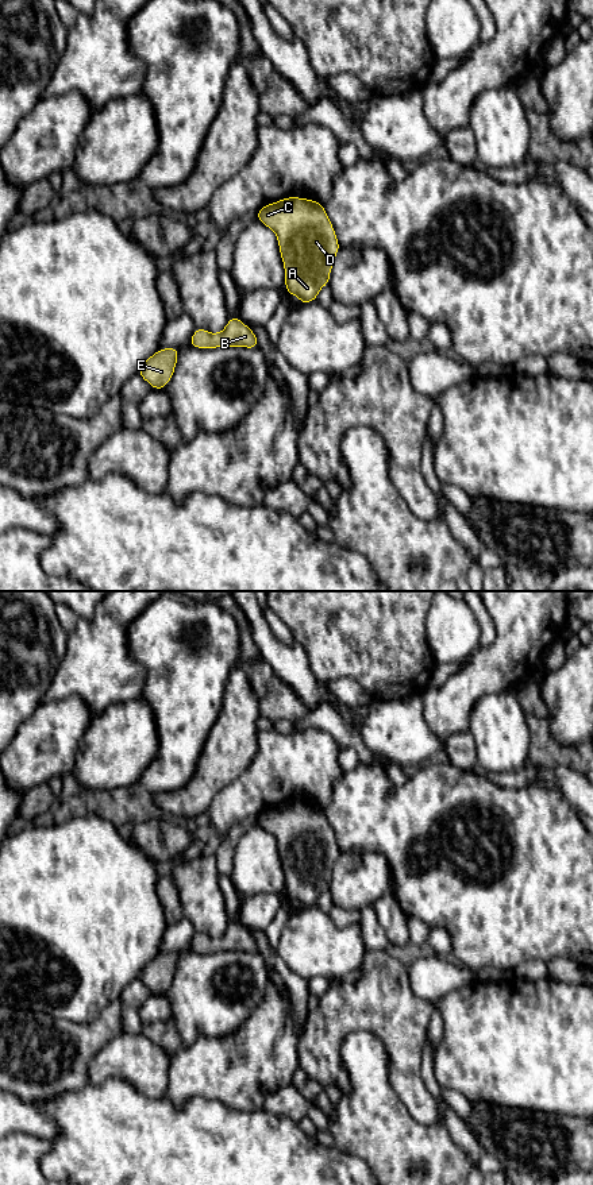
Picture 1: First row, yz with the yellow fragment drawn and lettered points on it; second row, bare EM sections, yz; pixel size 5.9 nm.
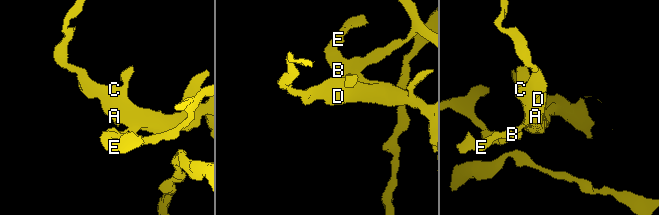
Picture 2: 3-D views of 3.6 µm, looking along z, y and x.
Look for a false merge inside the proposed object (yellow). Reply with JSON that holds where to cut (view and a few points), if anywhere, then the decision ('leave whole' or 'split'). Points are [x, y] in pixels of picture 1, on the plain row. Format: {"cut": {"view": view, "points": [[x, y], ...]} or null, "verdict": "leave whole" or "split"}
{"cut": null, "verdict": "leave whole"}

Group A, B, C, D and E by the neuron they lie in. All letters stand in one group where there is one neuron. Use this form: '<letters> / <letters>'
A B C D E

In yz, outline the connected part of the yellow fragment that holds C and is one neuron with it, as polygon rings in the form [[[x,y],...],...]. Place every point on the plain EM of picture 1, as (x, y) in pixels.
[[[292,800],[262,811],[257,822],[277,839],[286,899],[297,900],[301,910],[315,906],[320,893],[330,888],[334,864],[340,853],[323,808]]]

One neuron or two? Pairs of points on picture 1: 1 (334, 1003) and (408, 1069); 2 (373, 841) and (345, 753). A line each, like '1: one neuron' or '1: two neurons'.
1: one neuron
2: two neurons

